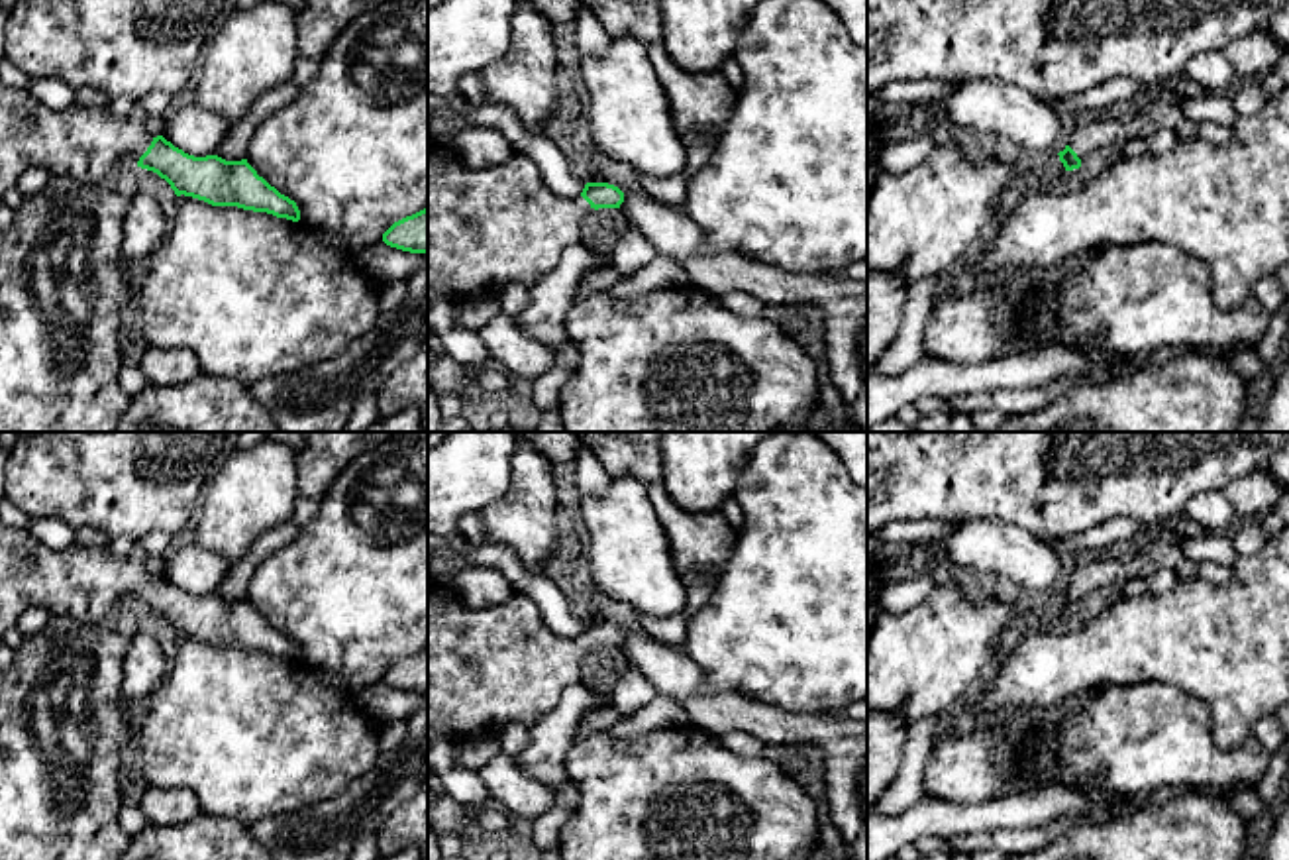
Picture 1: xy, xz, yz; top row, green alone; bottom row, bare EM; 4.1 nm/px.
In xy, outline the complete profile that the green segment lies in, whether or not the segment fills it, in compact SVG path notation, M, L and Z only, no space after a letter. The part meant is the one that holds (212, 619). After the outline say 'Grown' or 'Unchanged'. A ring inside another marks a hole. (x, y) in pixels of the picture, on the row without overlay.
M0 518L0 636L33 607L94 624L118 603L133 603L157 613L171 624L177 636L184 634L212 646L237 646L292 662L300 660L296 642L259 617L247 599L194 597L175 587L163 575L153 577L135 560L112 554L108 546L86 548L73 544L65 550L53 550L33 538L29 530L8 526Z. Grown

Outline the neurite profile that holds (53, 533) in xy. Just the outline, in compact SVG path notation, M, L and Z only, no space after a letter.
M31 516L29 534L53 550L65 550L75 544L75 528L55 516Z

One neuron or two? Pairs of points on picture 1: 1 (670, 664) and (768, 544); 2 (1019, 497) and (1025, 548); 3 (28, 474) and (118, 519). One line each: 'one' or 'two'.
1: two
2: two
3: one

